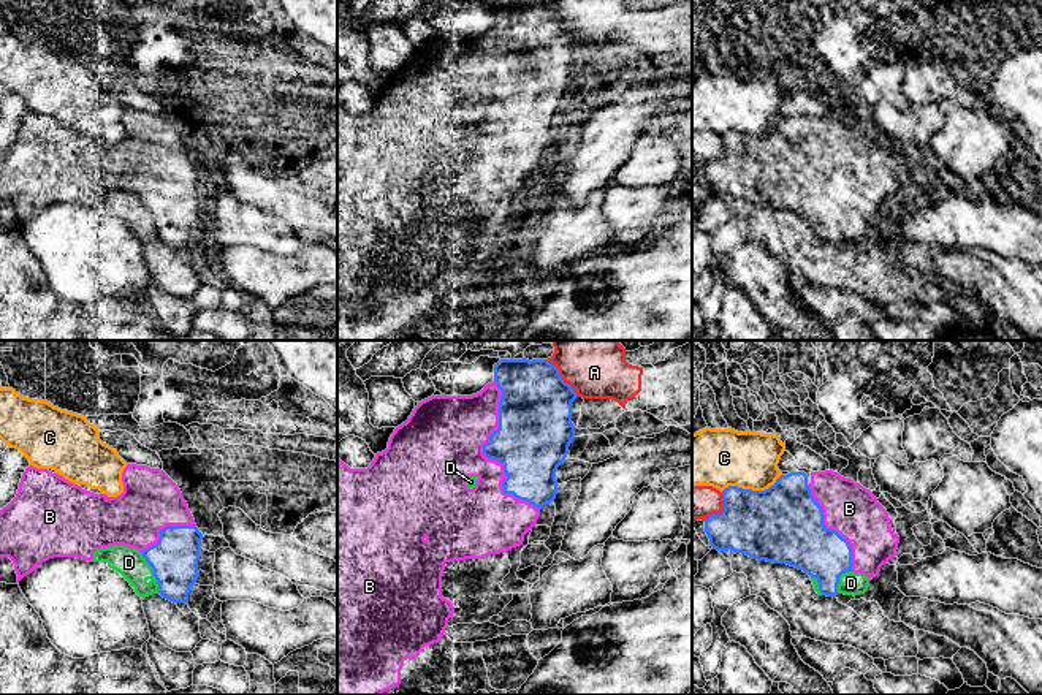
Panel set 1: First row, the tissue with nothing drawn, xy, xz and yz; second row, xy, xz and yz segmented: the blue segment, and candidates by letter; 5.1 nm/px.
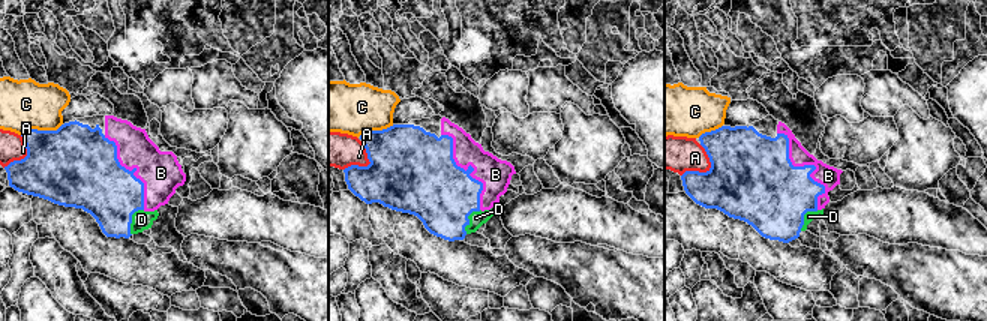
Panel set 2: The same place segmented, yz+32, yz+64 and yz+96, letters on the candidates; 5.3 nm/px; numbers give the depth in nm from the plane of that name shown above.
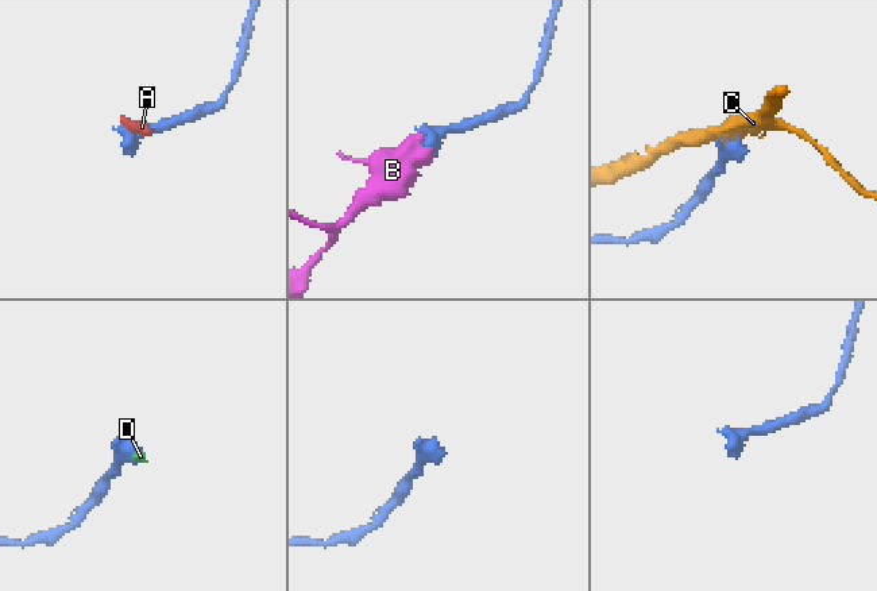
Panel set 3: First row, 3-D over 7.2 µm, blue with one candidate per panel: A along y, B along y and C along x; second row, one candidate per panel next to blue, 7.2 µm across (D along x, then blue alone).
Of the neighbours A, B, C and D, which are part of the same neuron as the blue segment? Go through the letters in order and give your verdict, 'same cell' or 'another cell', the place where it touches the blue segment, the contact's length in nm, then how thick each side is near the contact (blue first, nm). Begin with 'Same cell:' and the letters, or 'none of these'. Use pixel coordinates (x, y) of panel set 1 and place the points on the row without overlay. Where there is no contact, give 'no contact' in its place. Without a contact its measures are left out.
Same cell: B
A: another cell | xz (561, 22) | 260 nm | 360/220 nm
B: same cell | xz (488, 103) | 700 nm | 380/440 nm
C: another cell | yz (751, 135) | 320 nm | 400/300 nm
D: another cell | xy (154, 219) | 240 nm | 240/150 nm

